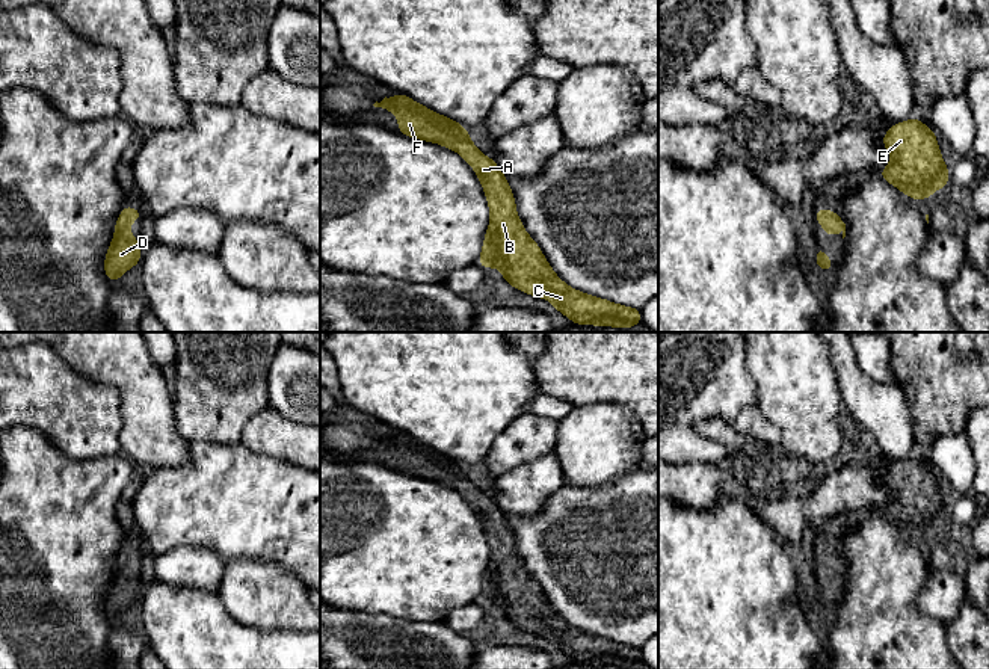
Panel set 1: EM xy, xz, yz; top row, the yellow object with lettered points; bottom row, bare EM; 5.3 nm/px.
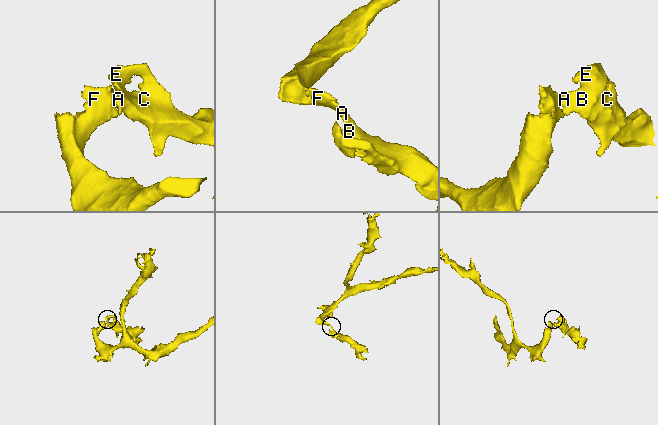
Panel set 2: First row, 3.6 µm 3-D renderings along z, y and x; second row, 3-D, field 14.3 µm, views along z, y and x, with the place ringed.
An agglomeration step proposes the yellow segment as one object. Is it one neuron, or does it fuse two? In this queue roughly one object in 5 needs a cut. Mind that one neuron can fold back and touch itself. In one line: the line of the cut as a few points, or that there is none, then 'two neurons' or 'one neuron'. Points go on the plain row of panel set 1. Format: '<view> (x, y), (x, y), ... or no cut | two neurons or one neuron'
no cut | one neuron

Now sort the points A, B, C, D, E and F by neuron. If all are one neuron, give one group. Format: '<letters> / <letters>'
A B C D E F

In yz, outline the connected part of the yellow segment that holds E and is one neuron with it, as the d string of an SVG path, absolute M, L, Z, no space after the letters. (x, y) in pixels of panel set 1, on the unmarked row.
M917 455L895 461L882 477L891 491L891 501L879 515L912 538L927 538L936 527L948 526L948 504L944 501L935 468Z

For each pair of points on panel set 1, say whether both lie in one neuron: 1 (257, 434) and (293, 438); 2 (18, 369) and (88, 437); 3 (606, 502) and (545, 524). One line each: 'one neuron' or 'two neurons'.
1: one neuron
2: one neuron
3: one neuron

